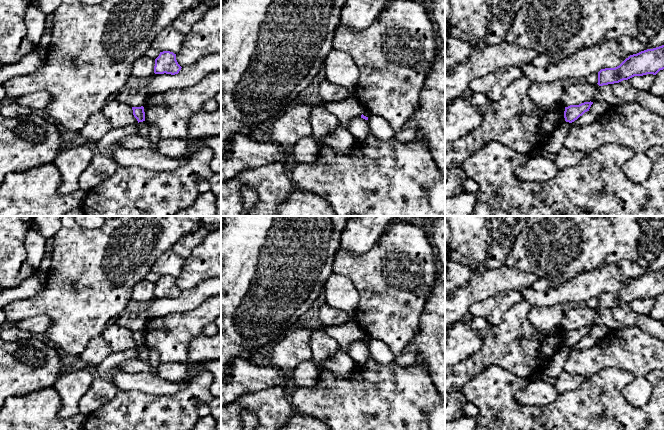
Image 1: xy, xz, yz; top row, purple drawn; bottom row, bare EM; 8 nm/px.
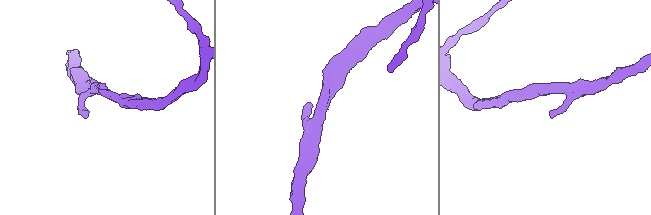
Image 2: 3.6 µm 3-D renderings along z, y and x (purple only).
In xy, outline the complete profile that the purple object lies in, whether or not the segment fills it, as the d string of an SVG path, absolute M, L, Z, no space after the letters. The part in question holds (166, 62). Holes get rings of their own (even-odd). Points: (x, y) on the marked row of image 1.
M170 51L160 52L159 56L155 59L154 73L155 74L178 74L181 66L176 60L176 54Z

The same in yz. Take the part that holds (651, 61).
M664 45L630 55L619 66L598 72L598 85L608 85L628 80L634 76L656 75L664 69Z

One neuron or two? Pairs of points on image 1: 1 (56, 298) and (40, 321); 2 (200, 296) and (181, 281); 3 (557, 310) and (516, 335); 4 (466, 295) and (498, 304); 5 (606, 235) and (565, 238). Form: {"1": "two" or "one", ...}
{"1": "two", "2": "two", "3": "two", "4": "two", "5": "one"}

